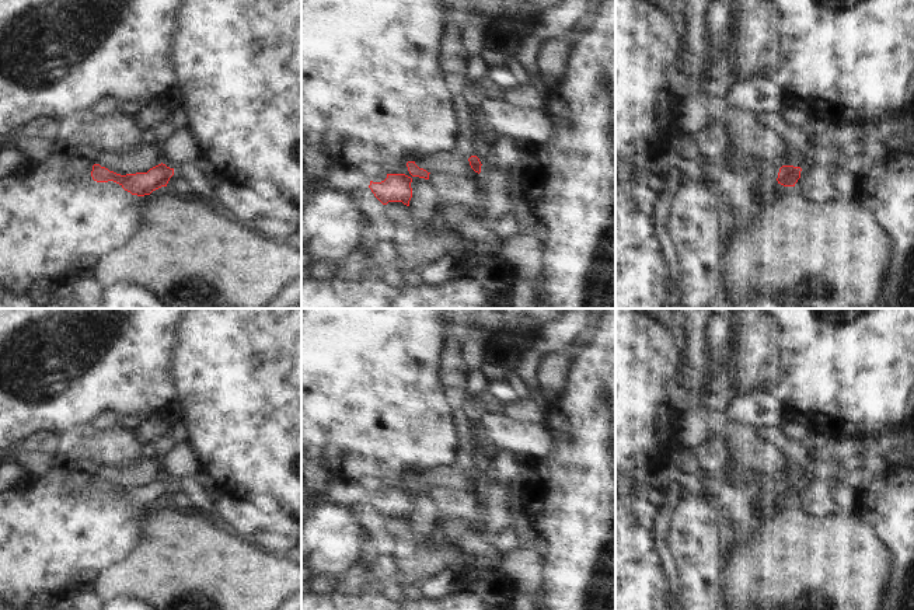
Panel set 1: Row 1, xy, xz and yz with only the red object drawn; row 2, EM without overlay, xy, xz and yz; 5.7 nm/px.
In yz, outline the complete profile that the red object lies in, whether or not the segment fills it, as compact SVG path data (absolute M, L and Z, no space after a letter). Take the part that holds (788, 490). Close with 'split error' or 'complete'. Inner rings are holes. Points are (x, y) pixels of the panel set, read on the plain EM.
M782 480L778 487L778 498L784 501L795 501L798 494L800 492L800 481L793 481L793 480Z; complete

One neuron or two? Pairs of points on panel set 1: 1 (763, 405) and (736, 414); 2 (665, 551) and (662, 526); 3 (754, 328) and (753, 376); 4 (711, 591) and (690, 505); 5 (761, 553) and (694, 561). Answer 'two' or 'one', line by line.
1: one
2: one
3: one
4: one
5: two

